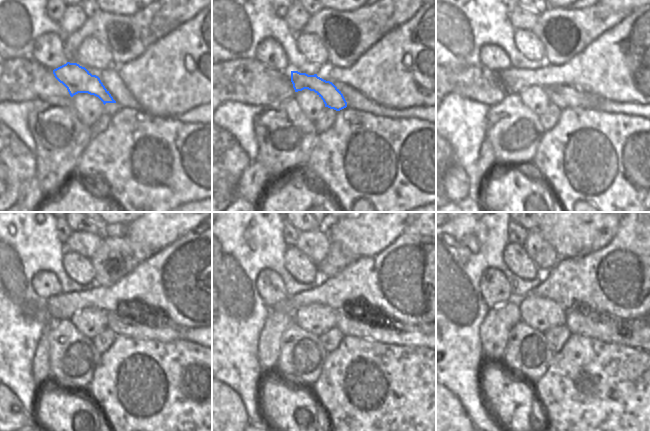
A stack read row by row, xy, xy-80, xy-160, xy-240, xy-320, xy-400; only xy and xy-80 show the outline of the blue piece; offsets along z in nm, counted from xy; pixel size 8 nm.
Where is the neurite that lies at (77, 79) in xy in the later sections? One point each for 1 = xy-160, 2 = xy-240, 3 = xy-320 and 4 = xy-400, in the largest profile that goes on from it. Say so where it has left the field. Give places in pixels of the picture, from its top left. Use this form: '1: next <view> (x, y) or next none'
1: next xy-160 (563, 96)
2: next xy-240 (156, 326)
3: next xy-320 (378, 327)
4: next xy-400 (637, 334)

